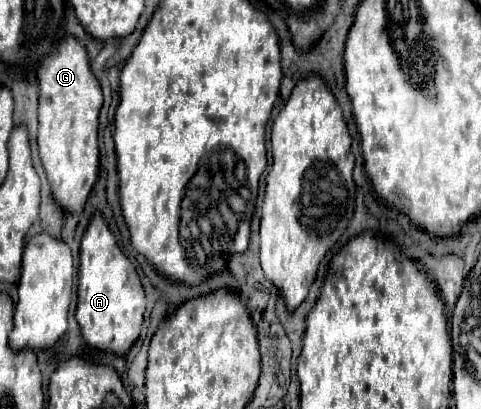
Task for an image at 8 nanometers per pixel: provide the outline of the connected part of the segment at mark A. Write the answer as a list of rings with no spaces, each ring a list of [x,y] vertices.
[[[95,214],[81,240],[81,264],[77,282],[77,322],[83,340],[101,350],[125,356],[141,336],[145,314],[145,292],[135,266],[121,252],[101,214]]]

